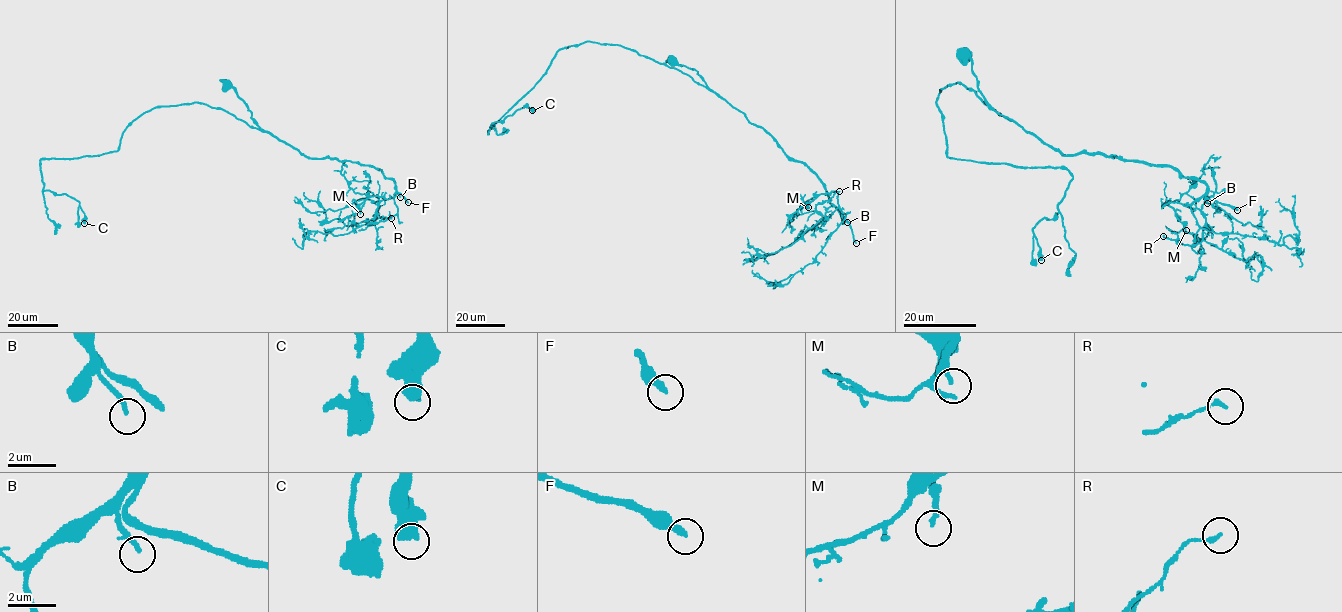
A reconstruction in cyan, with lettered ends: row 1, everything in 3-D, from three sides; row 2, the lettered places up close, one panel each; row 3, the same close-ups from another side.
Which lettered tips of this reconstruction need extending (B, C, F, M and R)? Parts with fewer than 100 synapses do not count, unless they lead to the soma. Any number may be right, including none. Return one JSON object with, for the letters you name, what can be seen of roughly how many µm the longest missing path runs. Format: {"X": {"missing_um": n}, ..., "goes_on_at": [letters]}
{"B": {"missing_um": 70}, "F": {"missing_um": 90}, "goes_on_at": ["B", "F"]}

